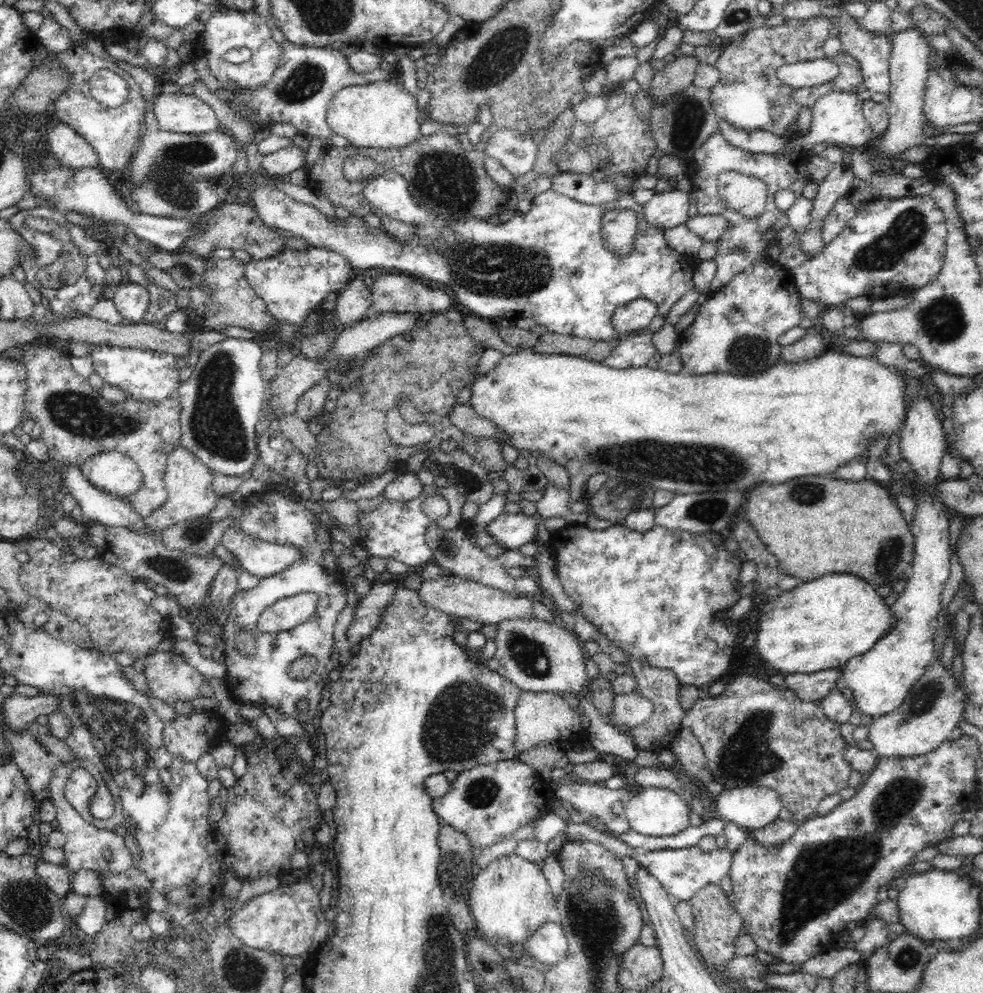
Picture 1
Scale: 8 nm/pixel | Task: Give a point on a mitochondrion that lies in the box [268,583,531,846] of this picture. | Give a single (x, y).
(462, 723)

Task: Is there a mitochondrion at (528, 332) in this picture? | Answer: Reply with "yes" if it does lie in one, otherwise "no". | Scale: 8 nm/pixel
no

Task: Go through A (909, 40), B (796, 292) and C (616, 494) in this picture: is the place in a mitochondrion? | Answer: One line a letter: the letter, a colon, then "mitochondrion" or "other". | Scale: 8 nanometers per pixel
A: other
B: other
C: mitochondrion

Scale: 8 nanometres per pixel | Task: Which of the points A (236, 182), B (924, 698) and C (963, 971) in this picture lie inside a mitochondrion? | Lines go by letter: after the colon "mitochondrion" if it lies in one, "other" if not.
A: other
B: mitochondrion
C: other

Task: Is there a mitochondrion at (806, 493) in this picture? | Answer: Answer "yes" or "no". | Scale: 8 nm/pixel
yes

